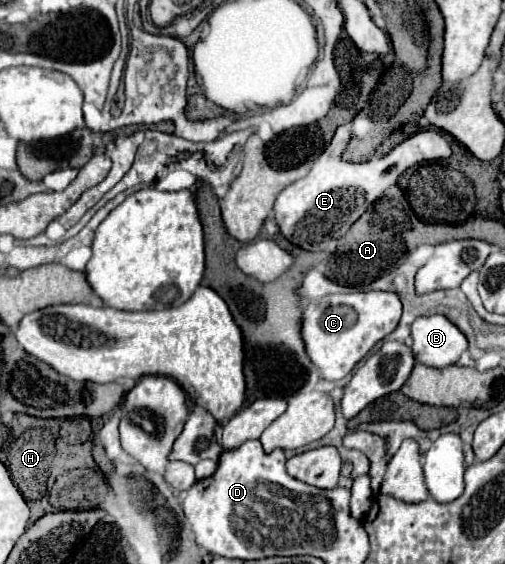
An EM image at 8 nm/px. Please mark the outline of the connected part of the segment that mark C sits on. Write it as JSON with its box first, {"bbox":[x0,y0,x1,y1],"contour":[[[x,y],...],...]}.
{"bbox":[303,292,403,380],"contour":[[[349,292],[329,294],[307,302],[303,310],[303,342],[311,362],[327,380],[345,378],[367,352],[391,334],[401,320],[403,304],[395,292]]]}

